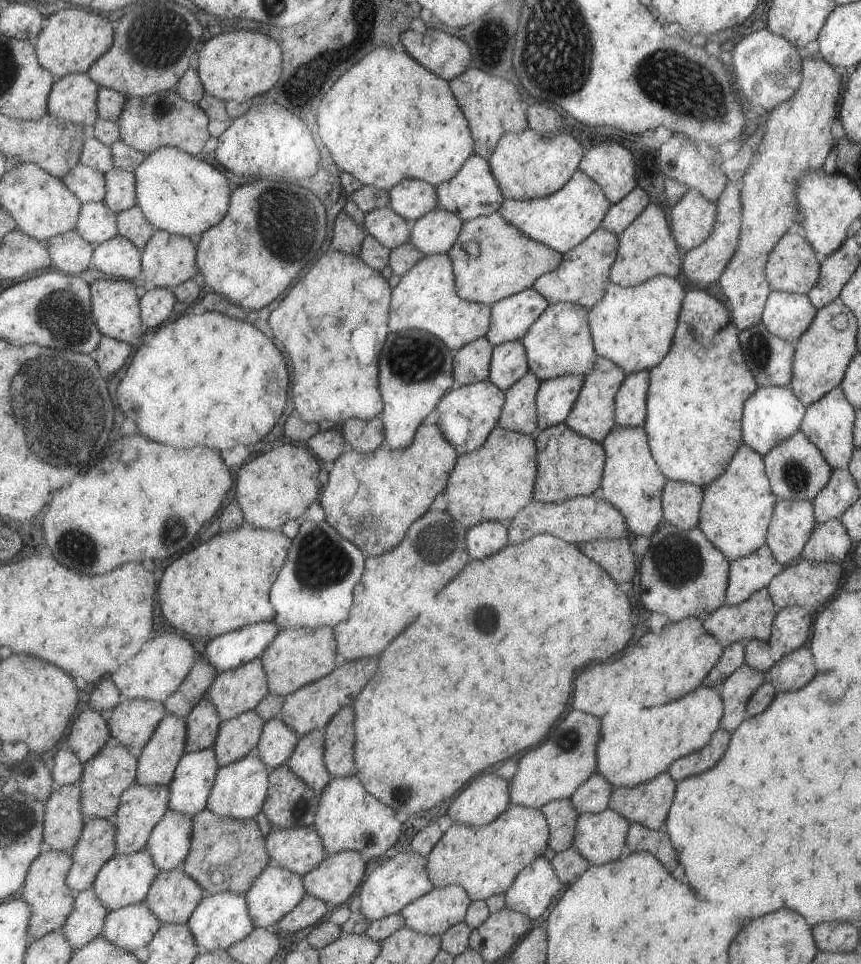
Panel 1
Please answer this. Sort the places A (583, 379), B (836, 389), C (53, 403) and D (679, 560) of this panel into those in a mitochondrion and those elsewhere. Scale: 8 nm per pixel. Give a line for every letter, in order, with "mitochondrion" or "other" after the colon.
A: other
B: other
C: mitochondrion
D: mitochondrion

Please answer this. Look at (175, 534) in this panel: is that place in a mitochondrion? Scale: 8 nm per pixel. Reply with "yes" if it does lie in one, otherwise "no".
yes

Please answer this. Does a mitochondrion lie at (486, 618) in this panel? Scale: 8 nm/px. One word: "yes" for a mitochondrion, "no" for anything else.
yes

